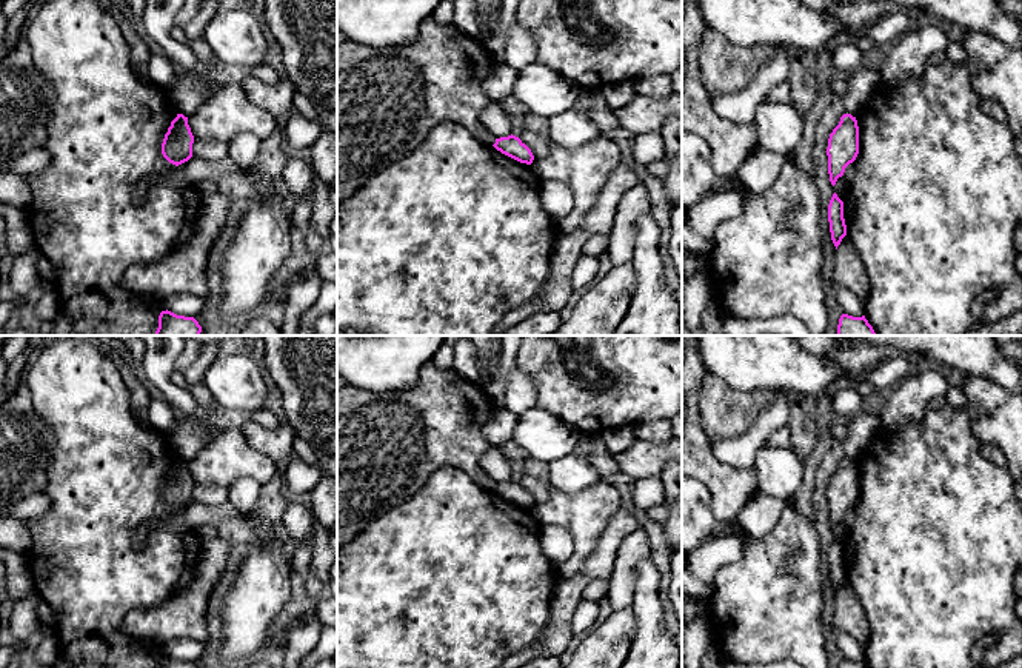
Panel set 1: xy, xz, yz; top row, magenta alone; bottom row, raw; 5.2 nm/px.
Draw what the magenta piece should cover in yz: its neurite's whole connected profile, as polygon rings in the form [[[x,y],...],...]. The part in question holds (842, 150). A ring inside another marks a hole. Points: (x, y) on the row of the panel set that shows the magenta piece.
[[[843,114],[839,125],[828,139],[828,174],[834,186],[837,179],[843,175],[845,168],[856,160],[859,154],[859,126],[856,117]]]

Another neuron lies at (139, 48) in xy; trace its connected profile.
[[[125,26],[125,35],[126,35],[126,42],[131,48],[131,52],[134,55],[132,68],[134,68],[135,75],[140,80],[149,82],[148,60],[151,57],[151,51],[149,51],[146,42],[128,26]]]

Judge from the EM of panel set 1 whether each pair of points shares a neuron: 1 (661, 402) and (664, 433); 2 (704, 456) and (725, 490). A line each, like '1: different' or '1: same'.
1: different
2: same

